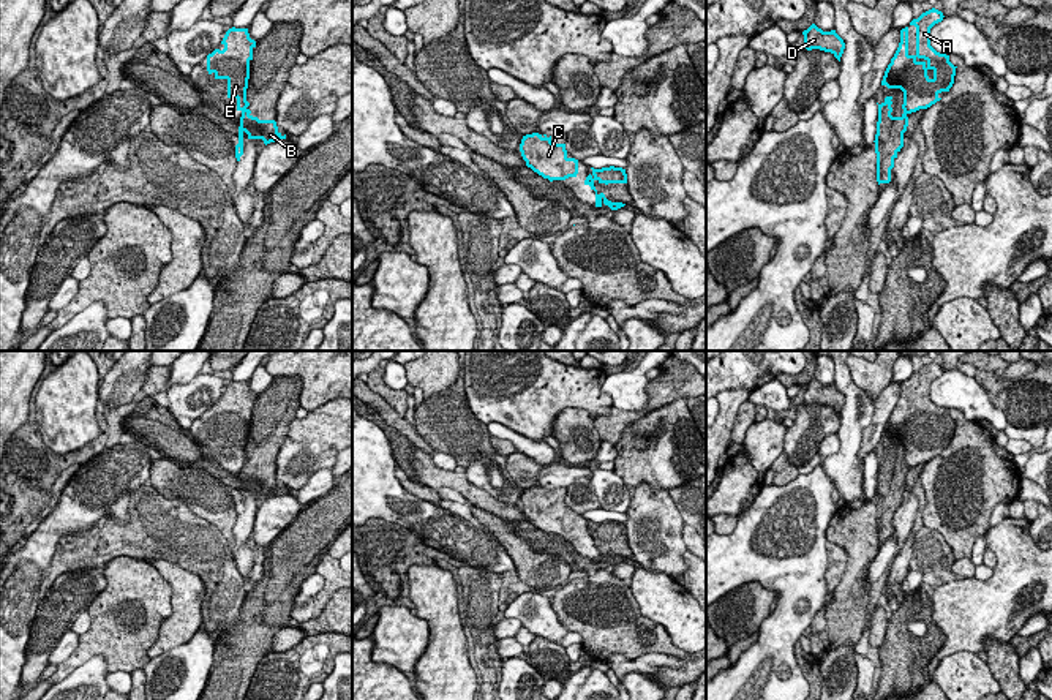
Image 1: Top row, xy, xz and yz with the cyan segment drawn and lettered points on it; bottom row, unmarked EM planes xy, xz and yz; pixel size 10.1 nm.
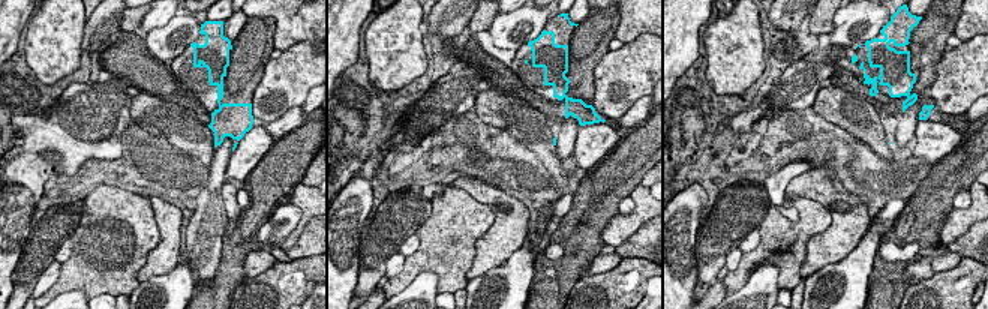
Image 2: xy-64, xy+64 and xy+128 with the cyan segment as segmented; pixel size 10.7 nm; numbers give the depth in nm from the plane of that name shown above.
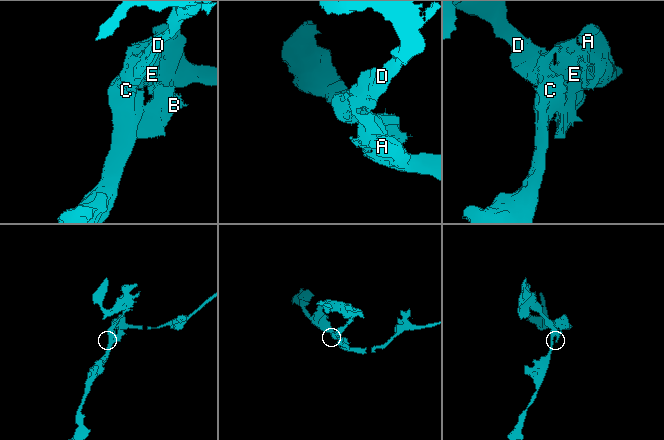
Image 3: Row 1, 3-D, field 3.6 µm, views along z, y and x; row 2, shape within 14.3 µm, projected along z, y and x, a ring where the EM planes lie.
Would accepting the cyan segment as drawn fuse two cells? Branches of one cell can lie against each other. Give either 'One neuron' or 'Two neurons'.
Two neurons

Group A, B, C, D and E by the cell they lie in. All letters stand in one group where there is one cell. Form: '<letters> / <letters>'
A C D E / B

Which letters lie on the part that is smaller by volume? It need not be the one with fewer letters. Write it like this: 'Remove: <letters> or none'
Remove: B

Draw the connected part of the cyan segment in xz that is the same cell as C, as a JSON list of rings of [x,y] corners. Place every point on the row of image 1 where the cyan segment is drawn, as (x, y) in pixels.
[[[526,134],[521,139],[520,152],[526,166],[550,182],[578,174],[578,160],[569,158],[565,144],[553,144],[551,136]]]

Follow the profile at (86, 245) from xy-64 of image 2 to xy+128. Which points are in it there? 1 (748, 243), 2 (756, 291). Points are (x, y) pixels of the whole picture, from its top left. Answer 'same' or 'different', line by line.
1: different
2: different

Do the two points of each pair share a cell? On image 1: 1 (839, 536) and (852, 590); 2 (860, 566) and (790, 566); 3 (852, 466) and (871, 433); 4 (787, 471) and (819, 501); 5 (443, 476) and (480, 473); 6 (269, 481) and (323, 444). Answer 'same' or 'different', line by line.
1: same
2: different
3: different
4: different
5: different
6: different

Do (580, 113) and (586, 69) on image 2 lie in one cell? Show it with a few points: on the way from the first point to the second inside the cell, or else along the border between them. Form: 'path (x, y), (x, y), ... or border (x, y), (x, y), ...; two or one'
path (579, 102), (582, 80); one

